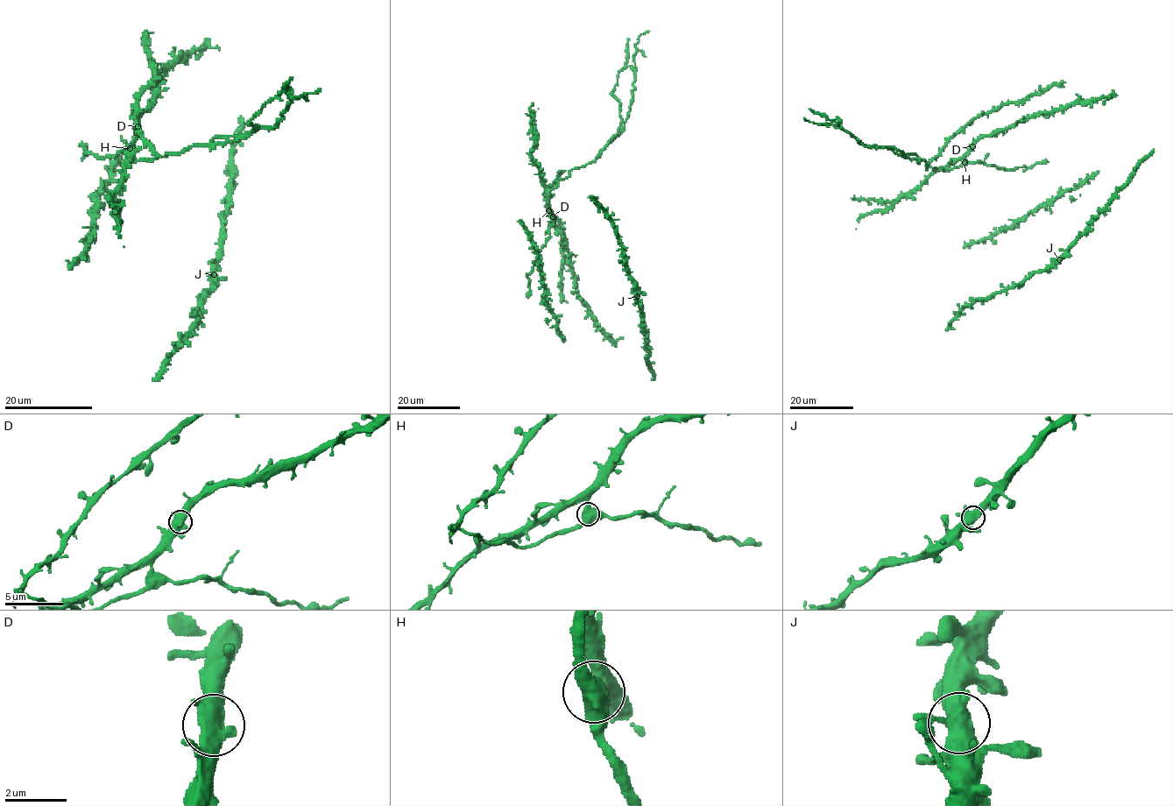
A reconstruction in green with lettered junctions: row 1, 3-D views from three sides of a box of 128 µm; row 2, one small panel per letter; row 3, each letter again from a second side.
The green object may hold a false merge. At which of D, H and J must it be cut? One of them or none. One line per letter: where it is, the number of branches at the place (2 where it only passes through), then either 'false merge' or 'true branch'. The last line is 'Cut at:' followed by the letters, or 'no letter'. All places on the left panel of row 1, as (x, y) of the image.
D: at (137, 126); 3 branches meet; true branch
H: at (130, 148); 3 branches meet; false merge
J: at (214, 274); 3 branches meet; true branch
Cut at: H

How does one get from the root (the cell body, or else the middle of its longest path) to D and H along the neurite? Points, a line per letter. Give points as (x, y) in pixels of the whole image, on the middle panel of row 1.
D: (592, 315), (578, 293), (570, 256), (553, 216)
H: (592, 315), (578, 293), (566, 240), (549, 210)

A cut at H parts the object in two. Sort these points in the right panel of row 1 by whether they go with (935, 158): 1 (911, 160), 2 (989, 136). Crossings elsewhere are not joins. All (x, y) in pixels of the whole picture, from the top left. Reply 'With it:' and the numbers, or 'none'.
With it: 2

